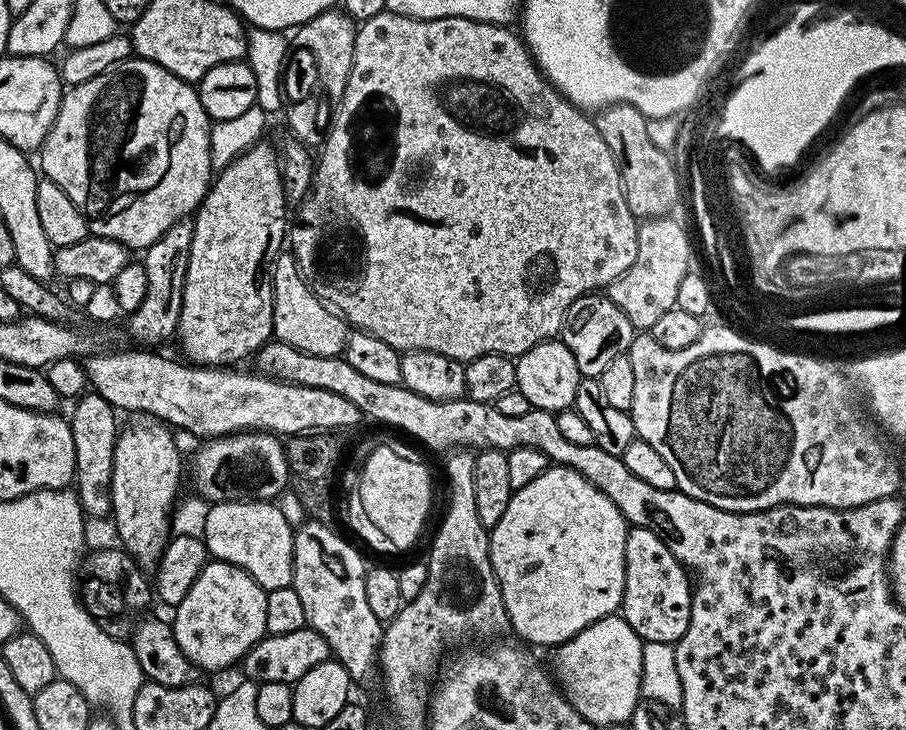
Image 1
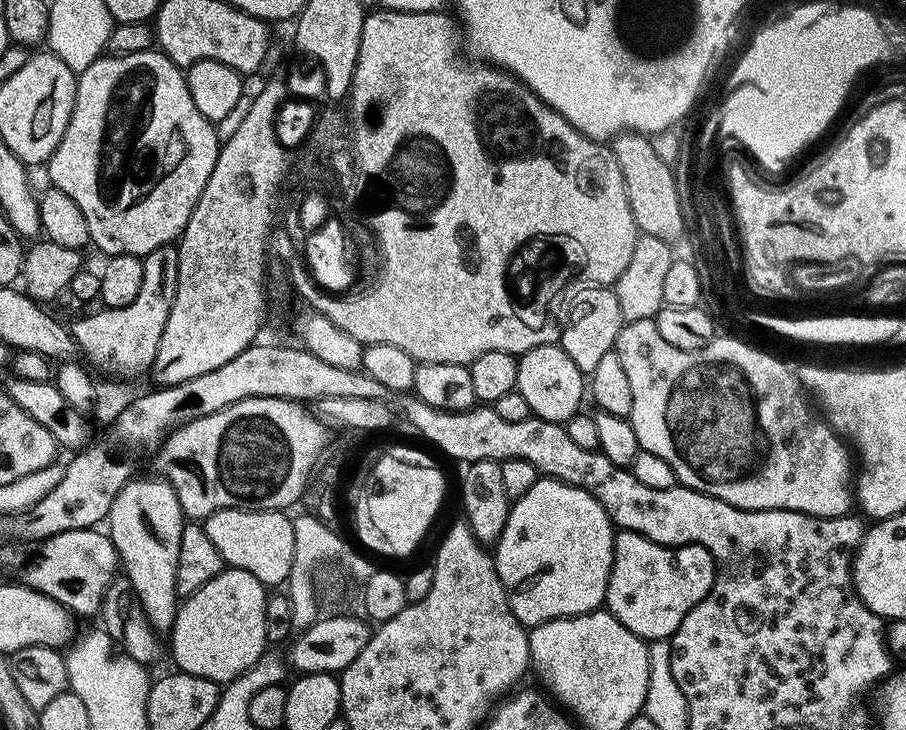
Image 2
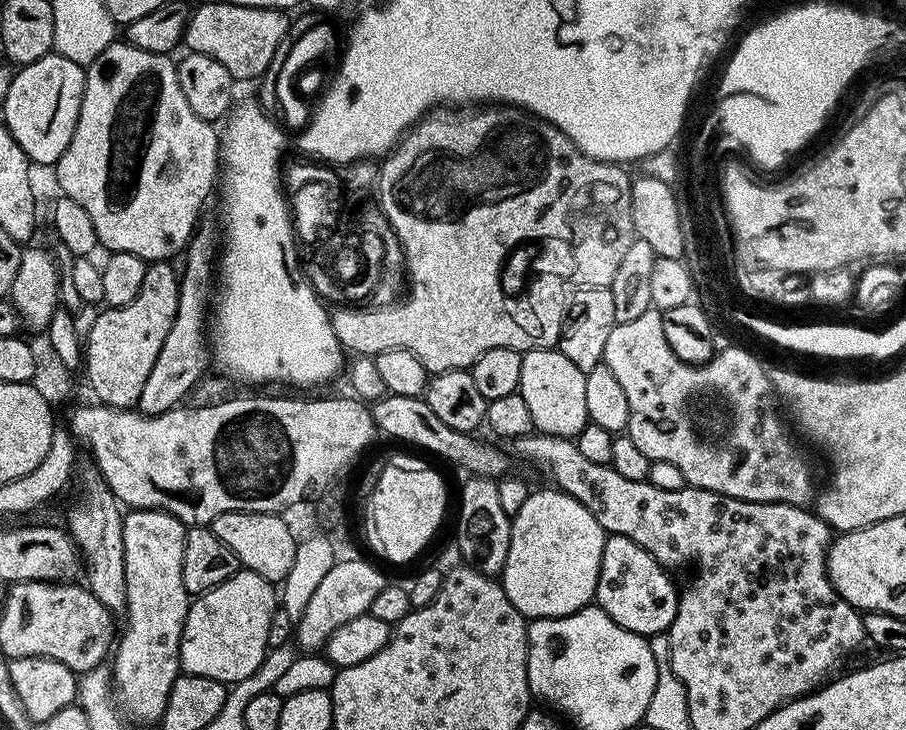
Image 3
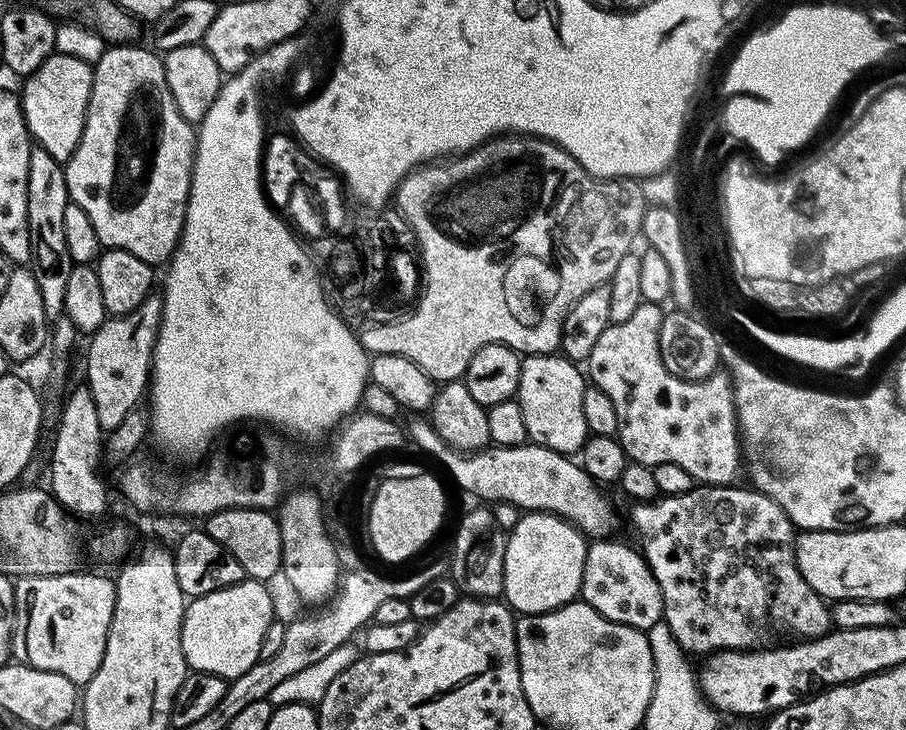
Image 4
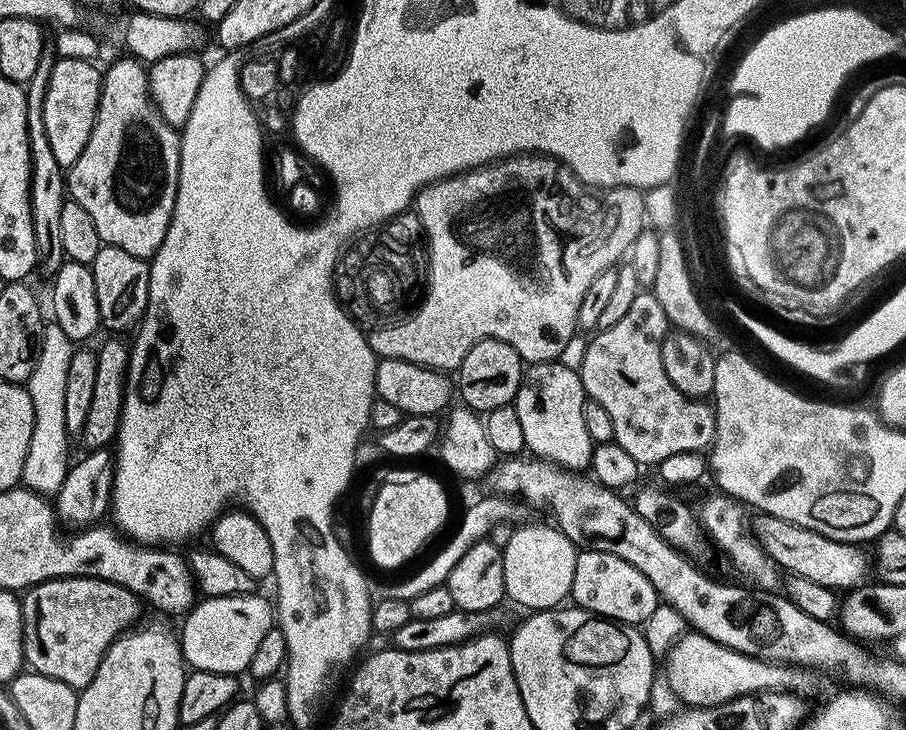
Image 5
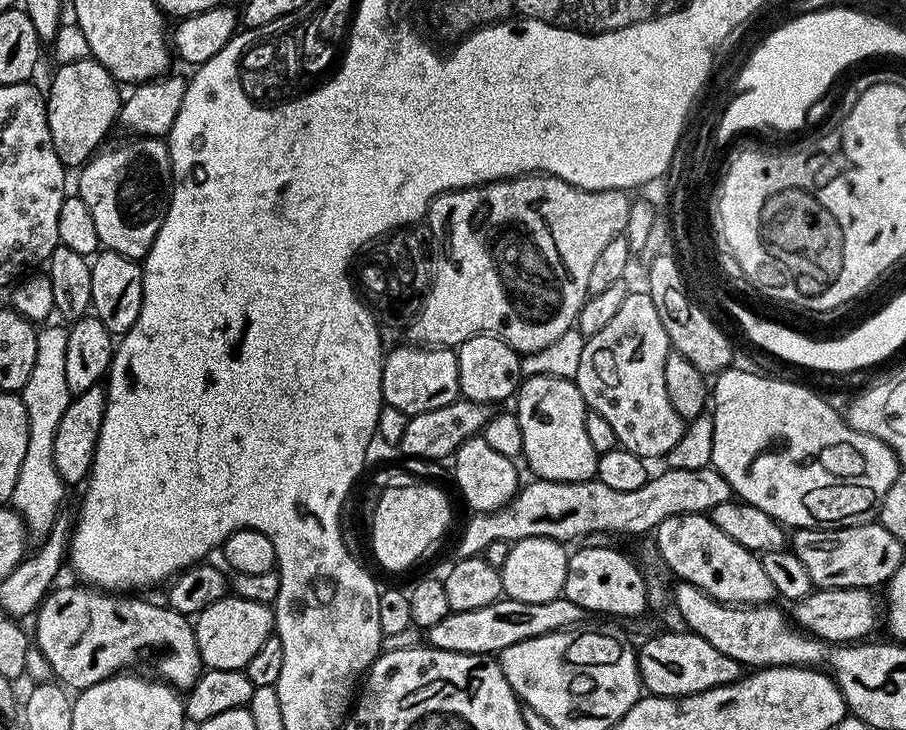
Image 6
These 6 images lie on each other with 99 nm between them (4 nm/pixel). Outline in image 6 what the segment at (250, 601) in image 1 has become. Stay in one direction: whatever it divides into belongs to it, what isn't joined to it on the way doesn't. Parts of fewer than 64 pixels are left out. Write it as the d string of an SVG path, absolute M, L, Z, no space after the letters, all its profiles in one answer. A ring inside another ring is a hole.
M228 594L224 599L200 611L195 617L194 627L200 659L208 668L244 670L250 660L262 650L268 636L273 635L273 609L269 605Z

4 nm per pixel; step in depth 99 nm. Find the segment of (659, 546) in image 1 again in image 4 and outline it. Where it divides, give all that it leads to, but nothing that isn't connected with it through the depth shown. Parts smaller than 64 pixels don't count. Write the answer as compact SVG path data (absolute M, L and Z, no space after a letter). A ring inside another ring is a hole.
M608 538L597 539L588 546L580 587L583 603L598 610L598 614L602 614L612 624L625 624L631 628L647 630L662 620L662 590L648 566L648 561L635 547L632 549L628 544L604 539Z

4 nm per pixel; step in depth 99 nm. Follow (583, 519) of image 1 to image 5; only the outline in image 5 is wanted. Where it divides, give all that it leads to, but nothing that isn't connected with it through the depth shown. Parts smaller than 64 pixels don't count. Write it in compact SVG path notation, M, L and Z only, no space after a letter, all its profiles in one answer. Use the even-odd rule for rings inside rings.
M527 524L520 526L525 528L517 527L512 540L502 549L507 599L528 608L524 610L547 610L563 605L572 591L578 549L555 526Z

